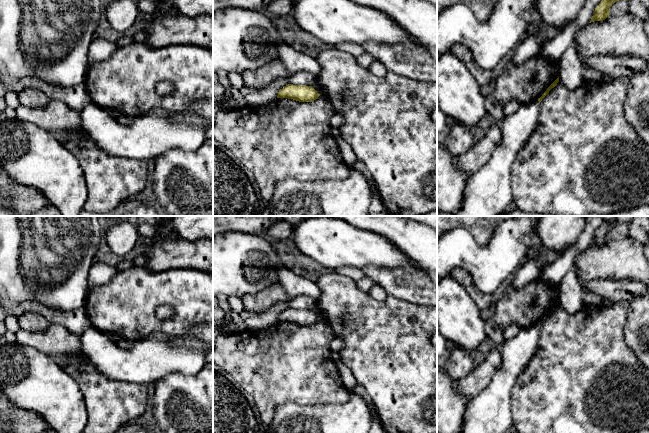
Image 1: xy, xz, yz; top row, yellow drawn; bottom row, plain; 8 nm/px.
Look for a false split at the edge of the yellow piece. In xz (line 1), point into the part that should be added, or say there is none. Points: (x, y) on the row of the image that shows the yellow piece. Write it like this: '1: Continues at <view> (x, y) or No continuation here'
1: No continuation here

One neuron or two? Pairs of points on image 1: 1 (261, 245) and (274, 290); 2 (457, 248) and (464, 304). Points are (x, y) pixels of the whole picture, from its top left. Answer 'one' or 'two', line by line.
1: two
2: two

